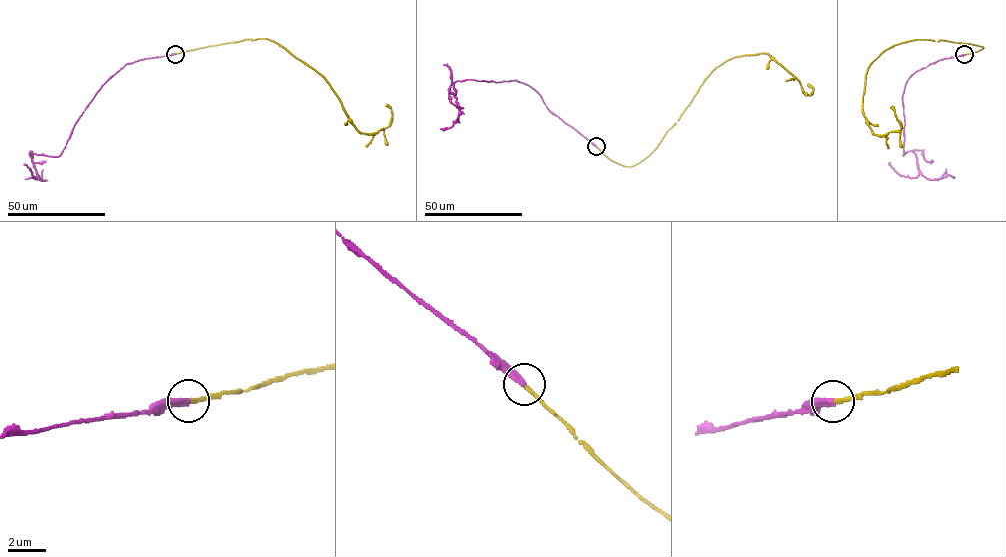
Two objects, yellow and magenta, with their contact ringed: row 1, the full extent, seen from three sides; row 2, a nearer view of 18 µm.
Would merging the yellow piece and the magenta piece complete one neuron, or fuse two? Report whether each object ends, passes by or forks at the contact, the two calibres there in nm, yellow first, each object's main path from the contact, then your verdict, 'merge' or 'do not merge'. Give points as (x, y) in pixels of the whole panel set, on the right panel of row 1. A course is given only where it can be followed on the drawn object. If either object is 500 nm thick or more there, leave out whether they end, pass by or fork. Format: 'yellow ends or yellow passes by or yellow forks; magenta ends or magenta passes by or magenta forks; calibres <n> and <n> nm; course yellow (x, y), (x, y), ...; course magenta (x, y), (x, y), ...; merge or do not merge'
yellow ends; magenta ends; calibres 190 and 400 nm; course yellow (965, 54), (983, 47), (916, 39), (886, 49), (869, 65), (863, 95), (874, 134), (901, 128), (892, 107); course magenta (964, 54), (916, 71), (902, 95), (903, 155), (914, 153), (919, 172), (927, 178), (953, 178); merge

